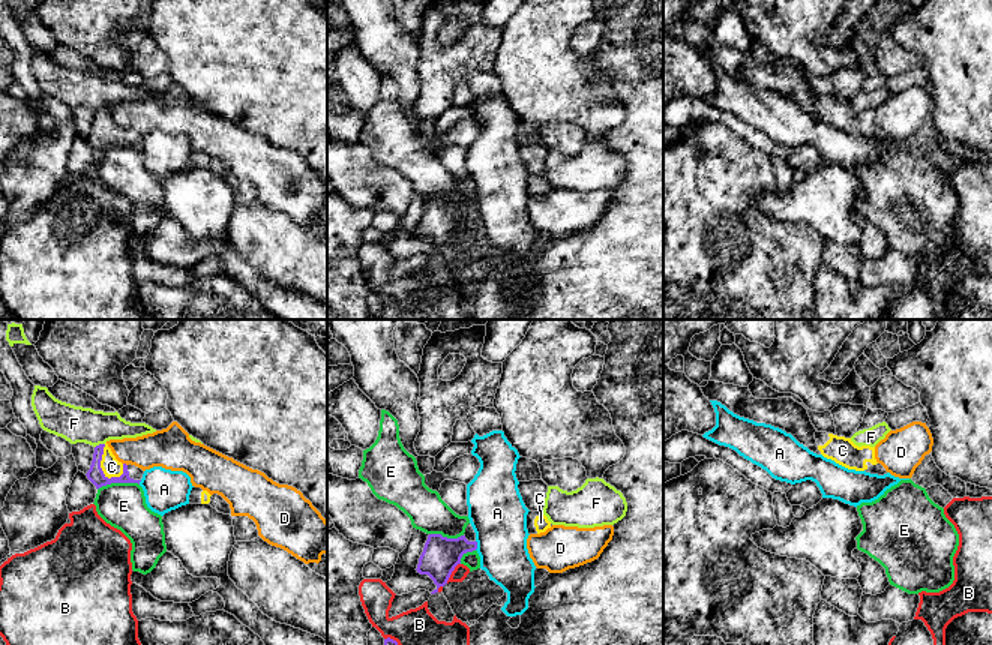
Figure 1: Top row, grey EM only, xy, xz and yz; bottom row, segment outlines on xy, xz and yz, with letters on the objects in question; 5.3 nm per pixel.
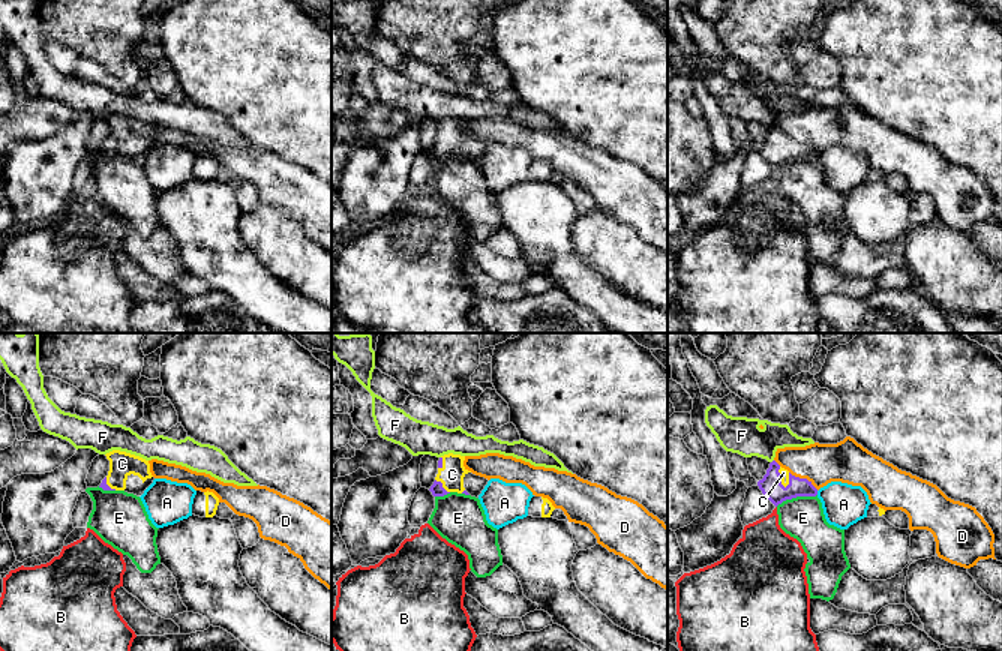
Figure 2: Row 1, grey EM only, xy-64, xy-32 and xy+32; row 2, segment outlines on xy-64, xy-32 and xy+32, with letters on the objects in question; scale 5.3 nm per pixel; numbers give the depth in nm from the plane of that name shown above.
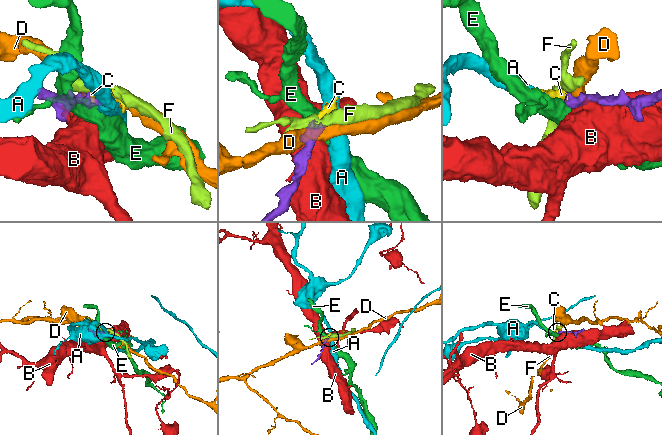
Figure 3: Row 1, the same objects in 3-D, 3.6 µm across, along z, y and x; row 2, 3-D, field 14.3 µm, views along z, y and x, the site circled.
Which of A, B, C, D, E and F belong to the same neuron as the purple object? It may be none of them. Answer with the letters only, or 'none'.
C

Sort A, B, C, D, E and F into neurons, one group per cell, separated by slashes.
A / B / C / D / E / F

